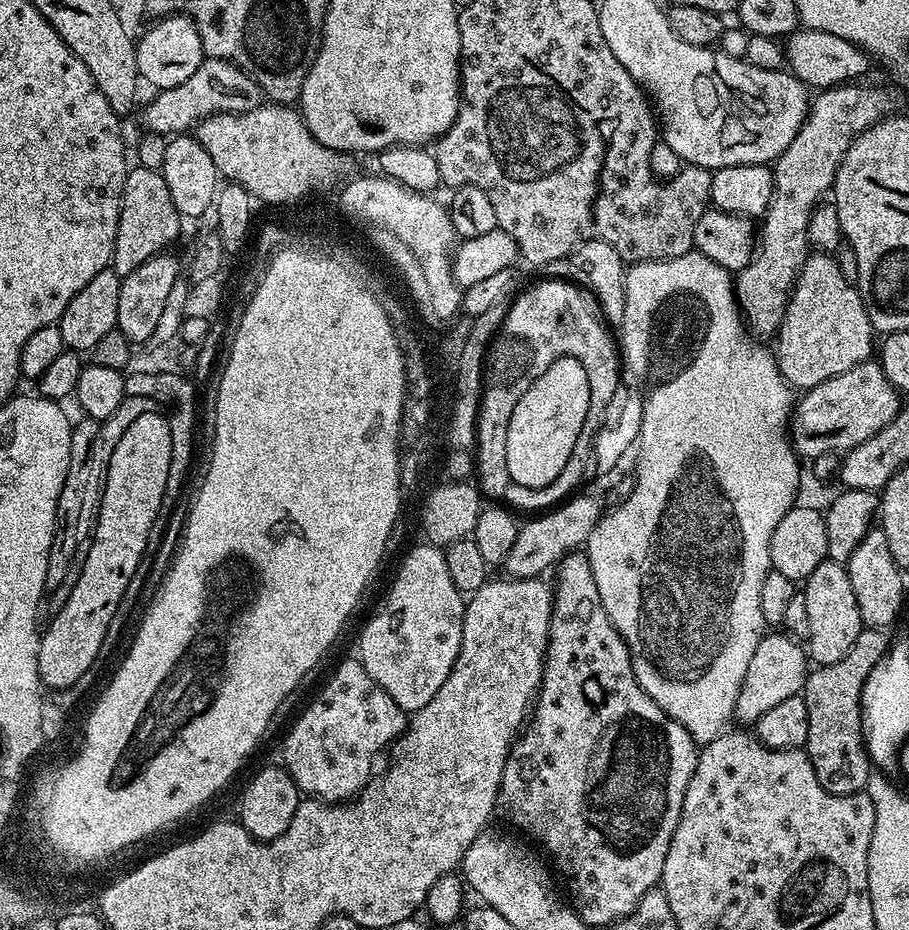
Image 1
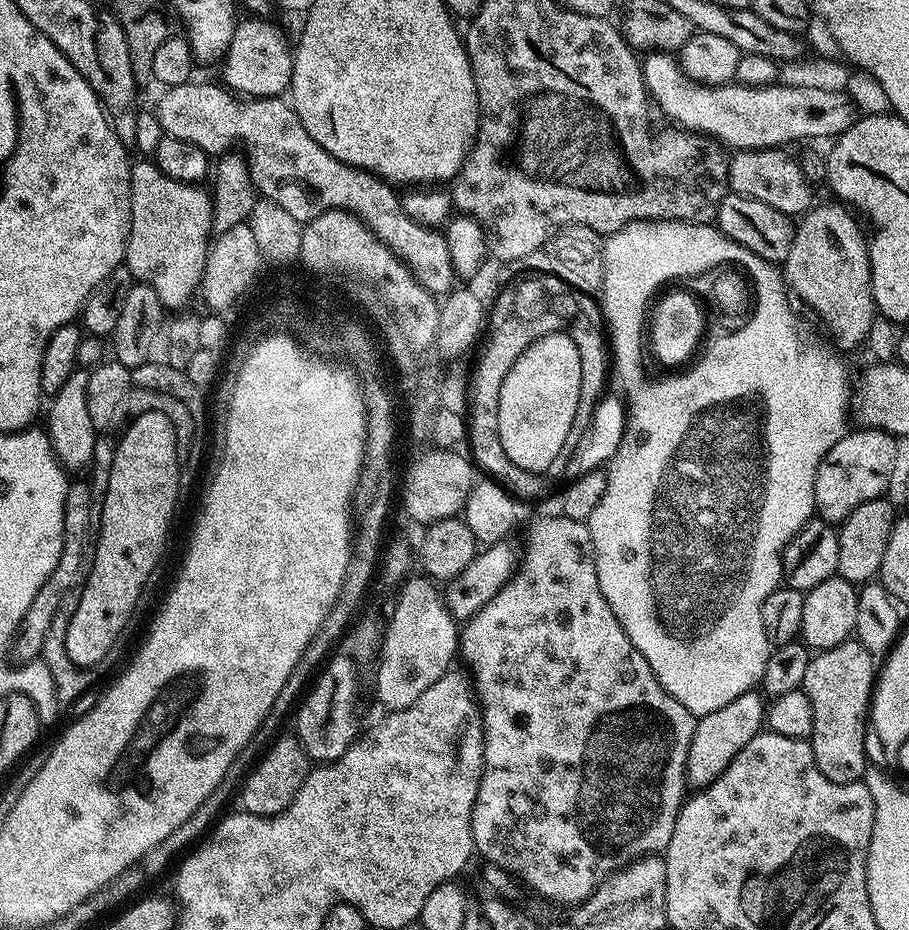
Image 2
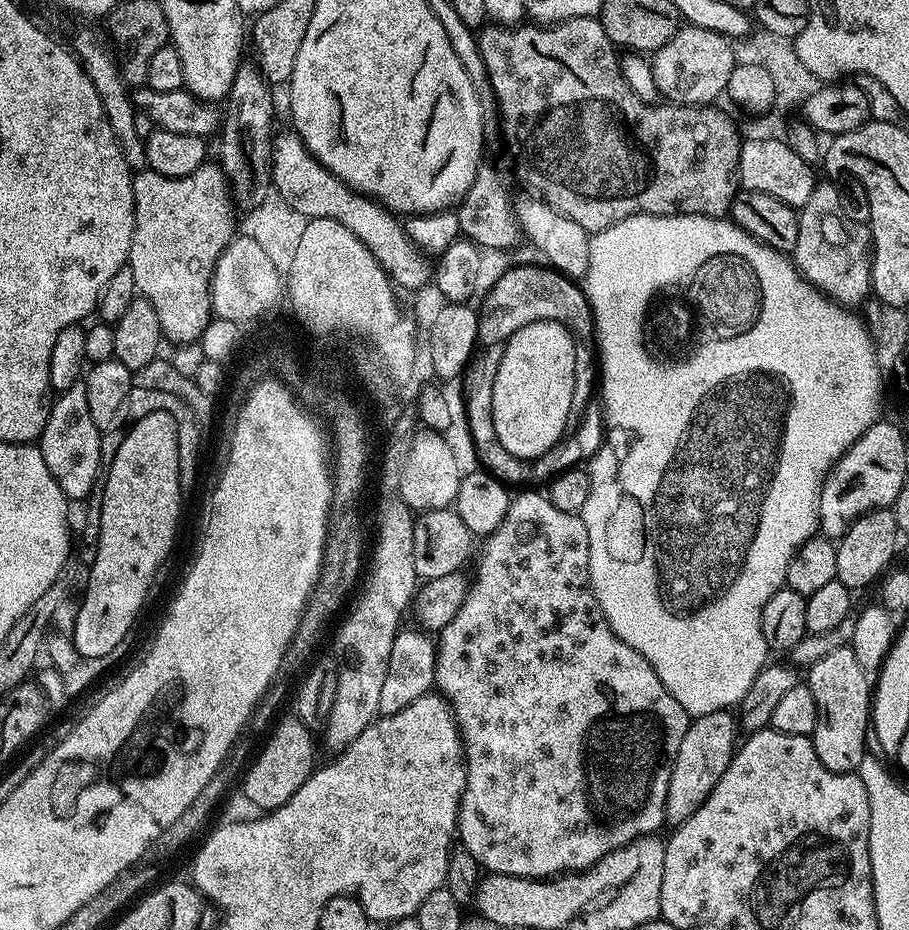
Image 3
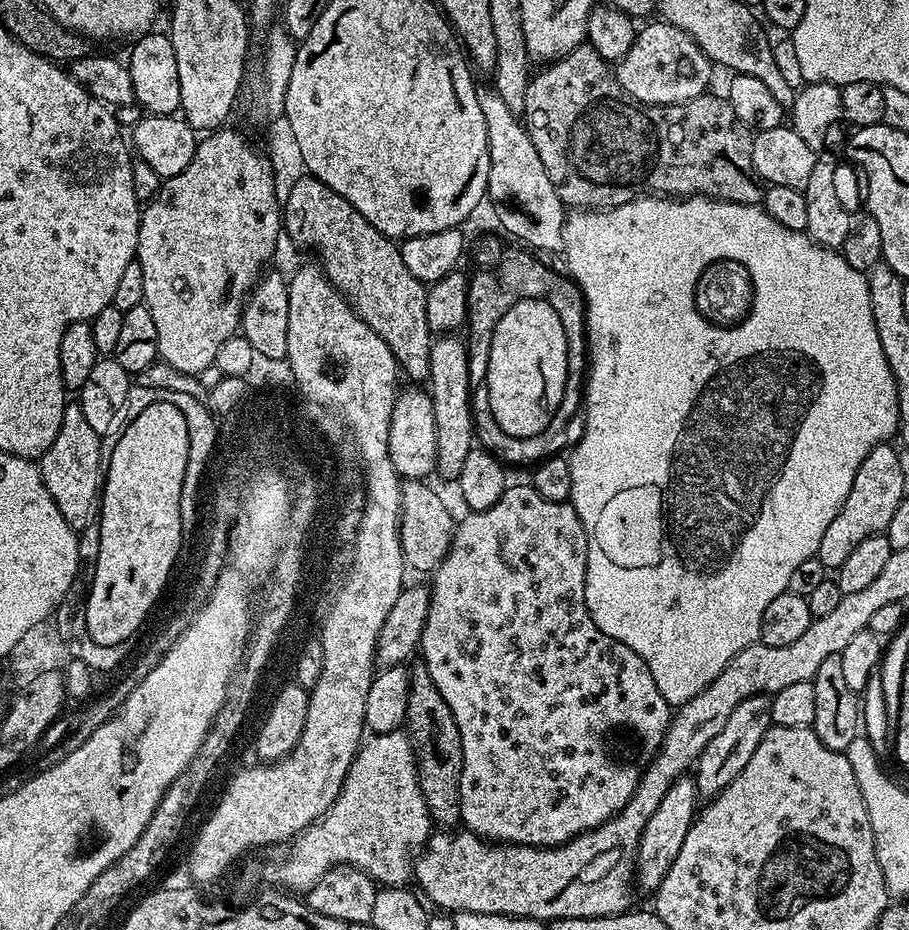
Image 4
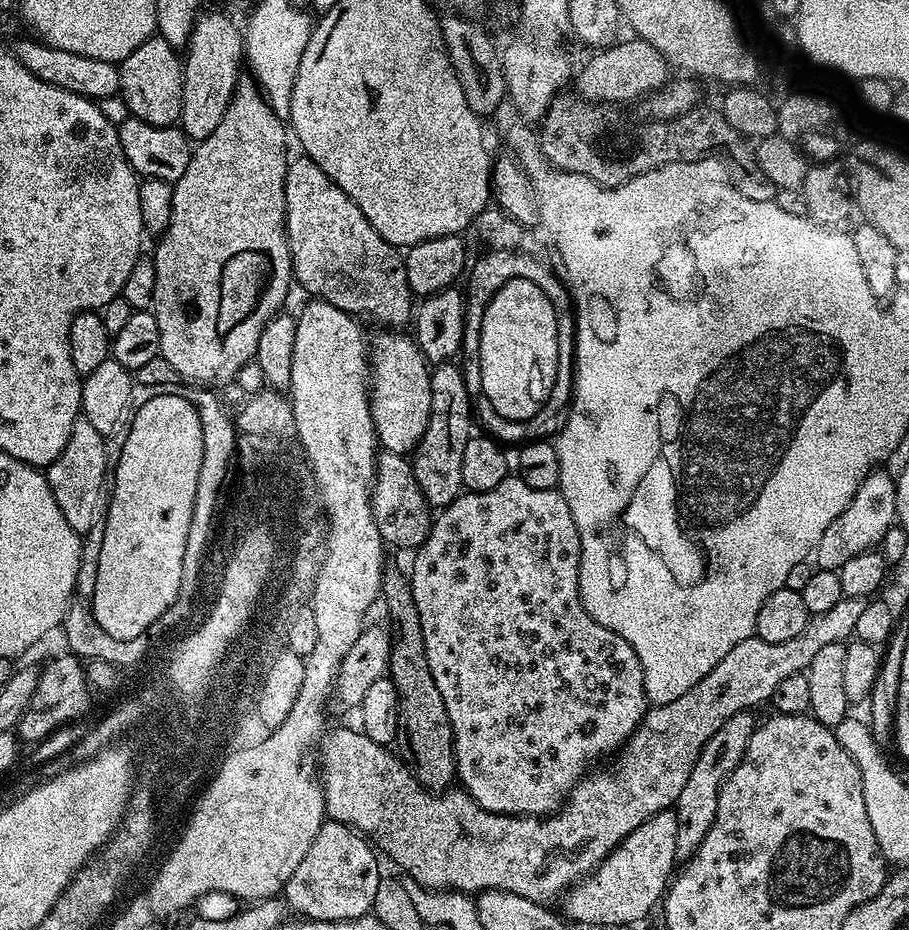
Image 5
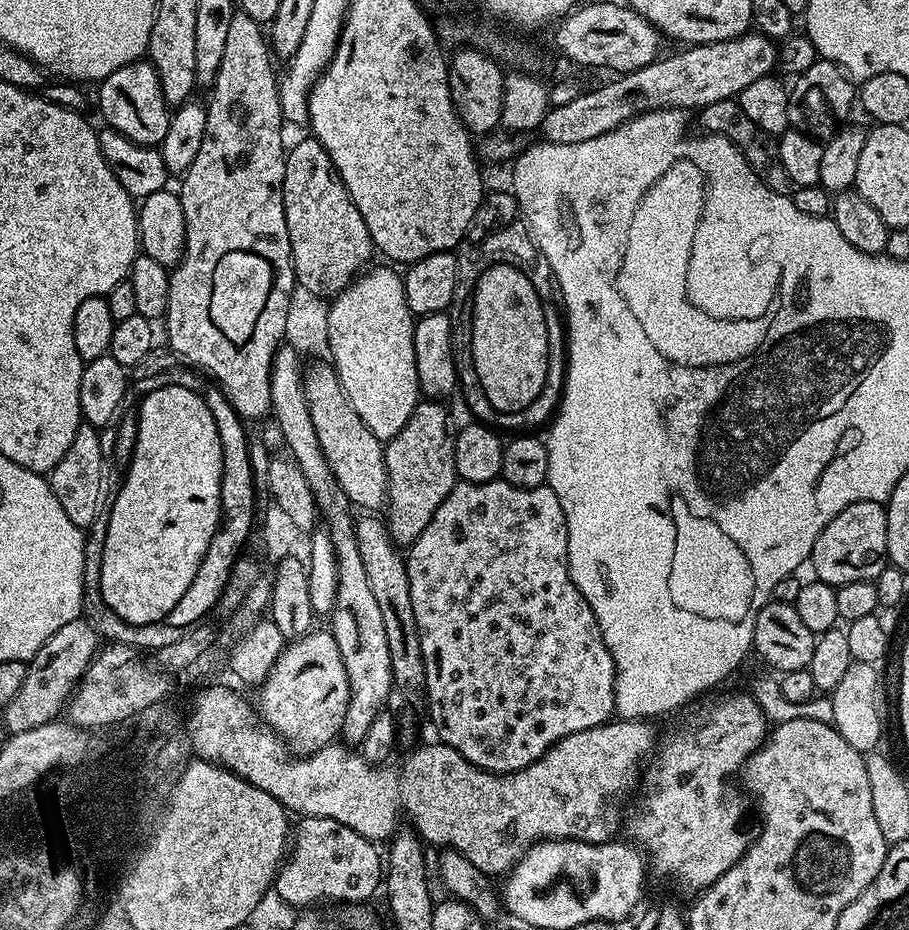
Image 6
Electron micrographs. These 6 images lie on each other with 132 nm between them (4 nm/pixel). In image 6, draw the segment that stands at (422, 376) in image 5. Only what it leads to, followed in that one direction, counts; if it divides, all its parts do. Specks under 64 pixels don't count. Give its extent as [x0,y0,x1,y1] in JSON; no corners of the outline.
[328,267,421,442]

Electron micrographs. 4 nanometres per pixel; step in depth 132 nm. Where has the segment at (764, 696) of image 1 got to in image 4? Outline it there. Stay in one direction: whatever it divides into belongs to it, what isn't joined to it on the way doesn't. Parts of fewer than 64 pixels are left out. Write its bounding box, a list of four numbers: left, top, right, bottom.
[634,774,698,894]

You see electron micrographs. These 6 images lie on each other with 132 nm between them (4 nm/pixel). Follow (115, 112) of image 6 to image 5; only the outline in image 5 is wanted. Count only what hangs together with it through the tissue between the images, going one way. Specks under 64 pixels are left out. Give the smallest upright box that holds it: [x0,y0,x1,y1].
[119,34,184,128]

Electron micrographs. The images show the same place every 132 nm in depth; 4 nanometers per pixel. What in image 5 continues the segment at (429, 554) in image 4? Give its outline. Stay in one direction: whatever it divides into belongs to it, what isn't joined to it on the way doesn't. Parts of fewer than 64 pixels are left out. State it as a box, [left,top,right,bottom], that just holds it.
[371,451,434,550]

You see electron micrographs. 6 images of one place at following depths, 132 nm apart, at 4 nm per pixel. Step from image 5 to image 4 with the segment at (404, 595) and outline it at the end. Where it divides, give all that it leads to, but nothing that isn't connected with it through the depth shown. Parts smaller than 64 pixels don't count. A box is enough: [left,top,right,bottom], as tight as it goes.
[404,662,462,830]

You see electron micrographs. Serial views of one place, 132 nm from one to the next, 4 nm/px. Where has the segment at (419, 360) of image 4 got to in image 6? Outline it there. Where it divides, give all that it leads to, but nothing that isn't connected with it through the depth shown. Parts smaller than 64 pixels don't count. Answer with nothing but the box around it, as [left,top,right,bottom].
[284,139,374,298]

